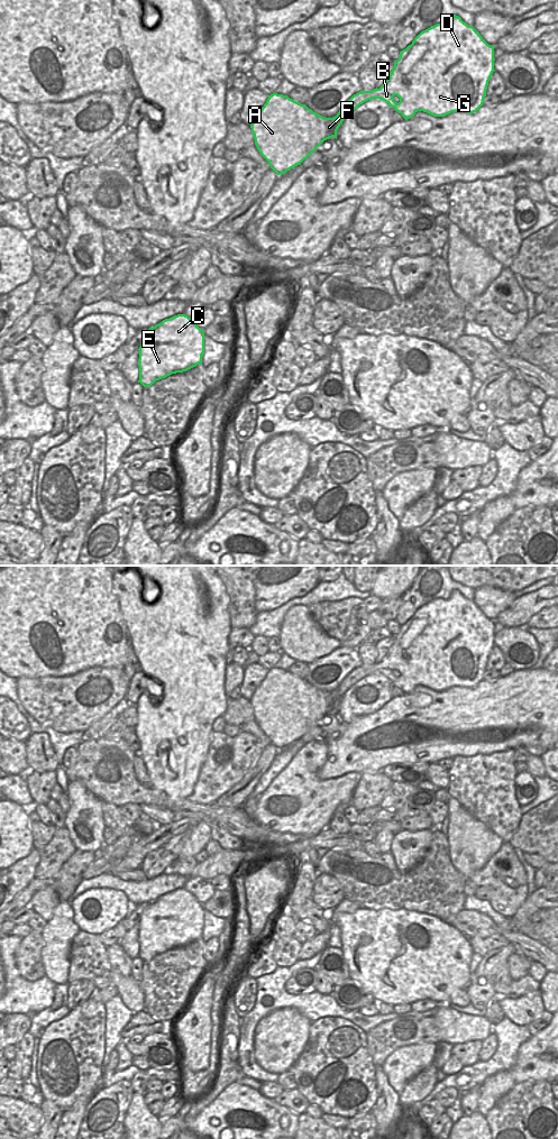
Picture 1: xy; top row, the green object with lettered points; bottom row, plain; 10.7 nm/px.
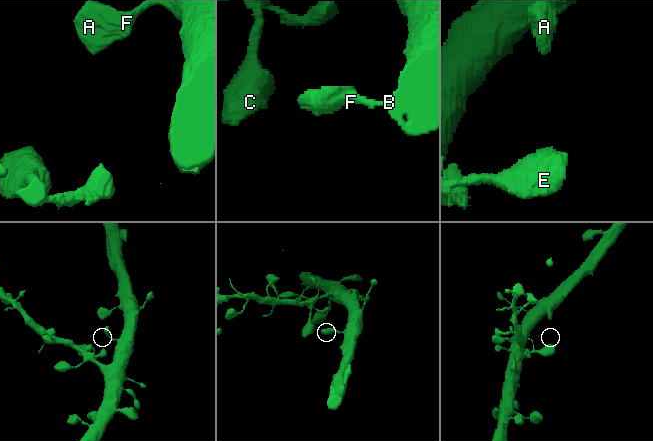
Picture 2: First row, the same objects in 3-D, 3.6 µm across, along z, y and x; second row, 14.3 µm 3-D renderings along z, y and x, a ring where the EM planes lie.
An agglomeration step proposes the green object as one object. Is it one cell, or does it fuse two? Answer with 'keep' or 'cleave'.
keep

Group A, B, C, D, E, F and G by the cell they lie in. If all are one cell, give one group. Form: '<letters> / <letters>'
A B C D E F G

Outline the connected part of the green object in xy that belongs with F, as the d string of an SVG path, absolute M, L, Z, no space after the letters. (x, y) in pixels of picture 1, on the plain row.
M454 589L447 600L437 598L421 606L411 619L400 626L394 643L379 663L354 669L333 692L324 692L287 670L275 667L268 670L250 699L255 719L271 743L282 750L301 740L324 715L337 714L337 705L345 692L372 673L385 676L405 695L418 686L433 691L445 691L451 687L474 688L483 680L488 655L495 645L494 623L473 600Z

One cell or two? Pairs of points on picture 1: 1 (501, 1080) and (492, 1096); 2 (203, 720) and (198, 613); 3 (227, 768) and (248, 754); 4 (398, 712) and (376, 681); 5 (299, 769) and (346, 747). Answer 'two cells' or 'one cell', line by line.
1: one cell
2: one cell
3: one cell
4: two cells
5: two cells

